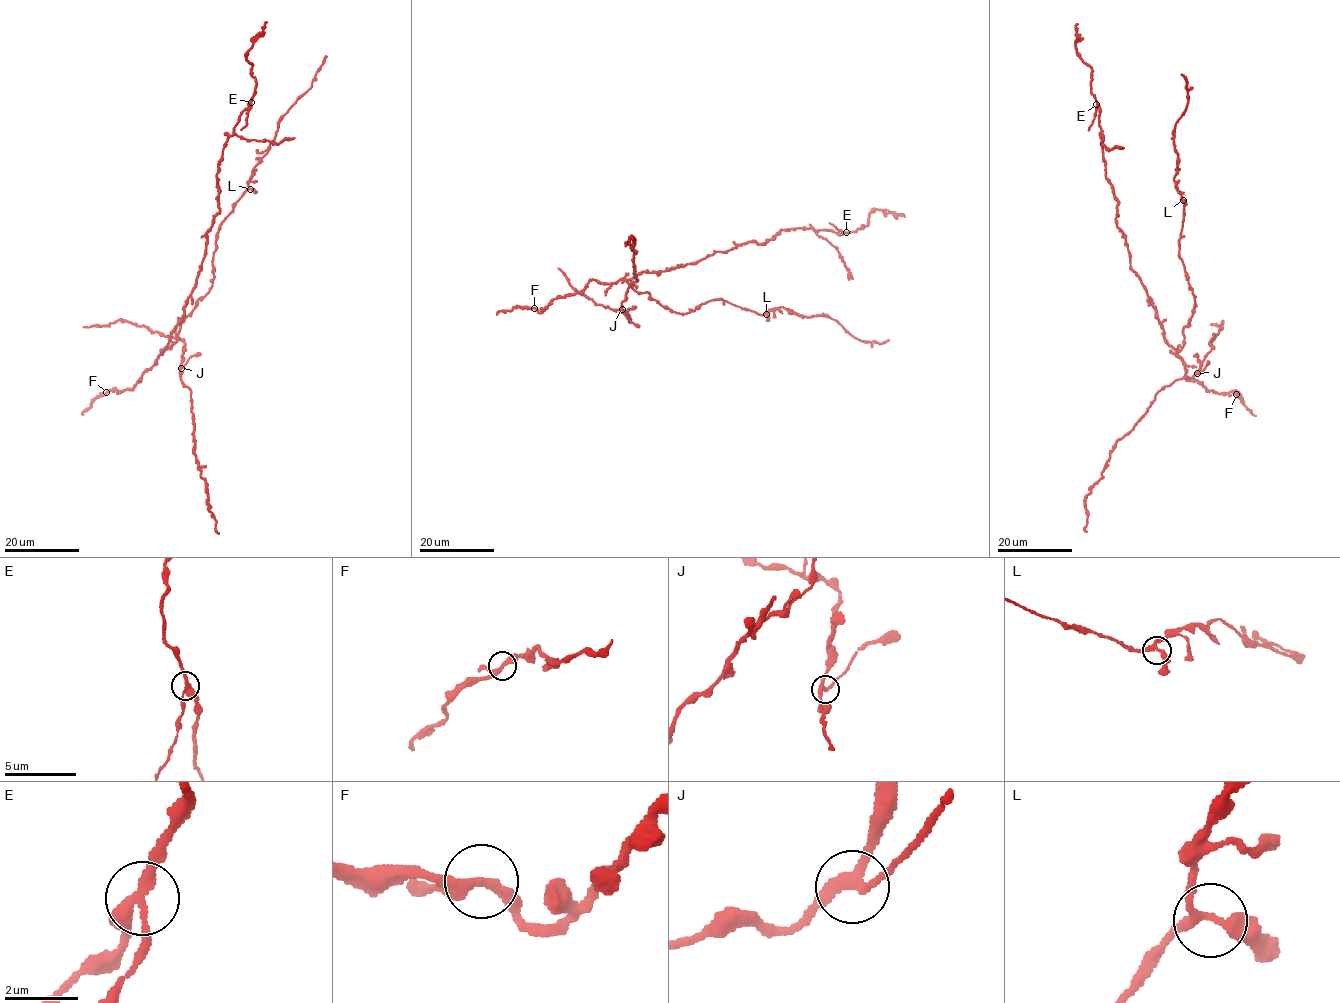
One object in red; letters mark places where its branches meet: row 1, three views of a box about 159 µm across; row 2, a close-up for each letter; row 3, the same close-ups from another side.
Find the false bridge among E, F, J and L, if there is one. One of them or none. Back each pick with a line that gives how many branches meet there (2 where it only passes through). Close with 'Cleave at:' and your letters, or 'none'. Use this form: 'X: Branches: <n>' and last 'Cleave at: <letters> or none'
E: Branches: 3
Cleave at: E

